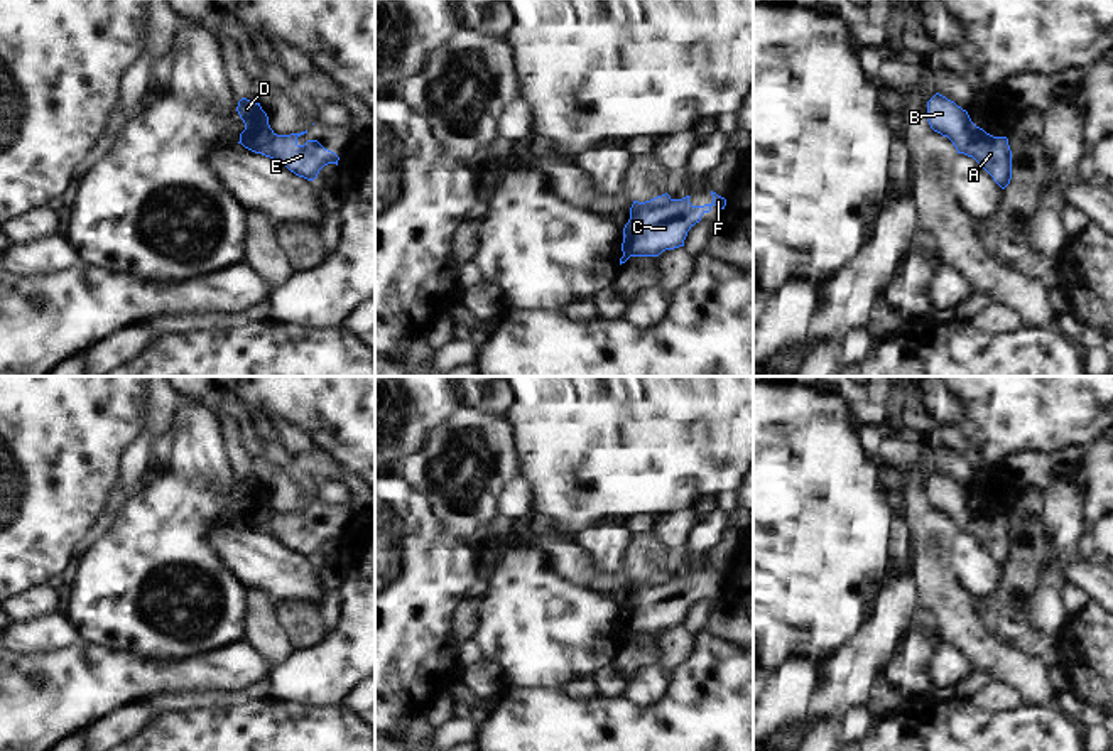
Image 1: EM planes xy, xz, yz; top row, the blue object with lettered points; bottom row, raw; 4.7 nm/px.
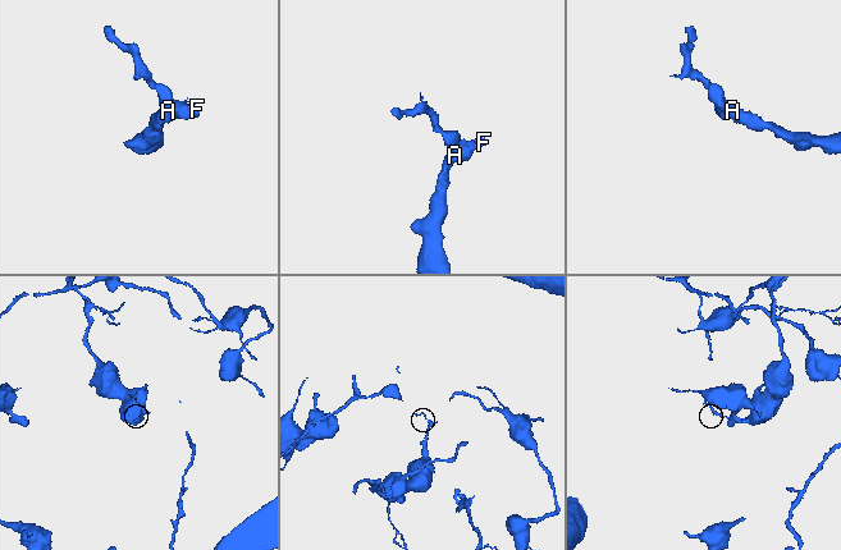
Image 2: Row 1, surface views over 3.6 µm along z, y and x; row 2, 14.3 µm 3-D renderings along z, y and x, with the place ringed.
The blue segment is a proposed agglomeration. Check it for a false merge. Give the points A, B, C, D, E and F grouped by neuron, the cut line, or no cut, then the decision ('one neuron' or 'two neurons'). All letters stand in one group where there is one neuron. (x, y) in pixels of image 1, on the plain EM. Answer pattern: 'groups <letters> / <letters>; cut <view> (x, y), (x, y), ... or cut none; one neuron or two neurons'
groups A C E F / B D; cut xz (671, 578), (630, 594); two neurons

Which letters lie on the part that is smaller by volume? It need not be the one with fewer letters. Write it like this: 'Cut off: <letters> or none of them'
Cut off: B, D

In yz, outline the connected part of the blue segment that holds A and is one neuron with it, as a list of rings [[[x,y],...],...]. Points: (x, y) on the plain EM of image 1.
[[[976,505],[964,533],[973,535],[1005,567],[1012,557],[1012,528],[1007,515],[993,515]]]

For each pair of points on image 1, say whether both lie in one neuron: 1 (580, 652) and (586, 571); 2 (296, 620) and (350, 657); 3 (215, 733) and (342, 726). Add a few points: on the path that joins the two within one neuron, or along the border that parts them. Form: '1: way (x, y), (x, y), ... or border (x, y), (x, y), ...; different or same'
1: border (553, 562), (568, 579), (610, 596); different
2: border (331, 606), (326, 633), (314, 645), (296, 650); different
3: way (247, 733), (309, 733); same

